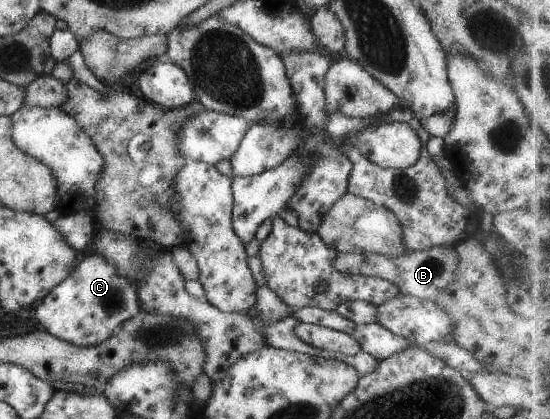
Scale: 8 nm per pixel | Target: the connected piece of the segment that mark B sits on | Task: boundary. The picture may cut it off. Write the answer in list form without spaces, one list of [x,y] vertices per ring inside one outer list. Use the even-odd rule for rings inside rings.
[[[432,246],[423,250],[413,250],[407,255],[399,255],[399,257],[336,252],[331,261],[331,267],[335,271],[341,271],[347,275],[361,275],[389,281],[389,283],[397,285],[400,293],[435,302],[437,293],[443,291],[449,281],[453,281],[453,273],[457,267],[457,255],[452,246]]]

